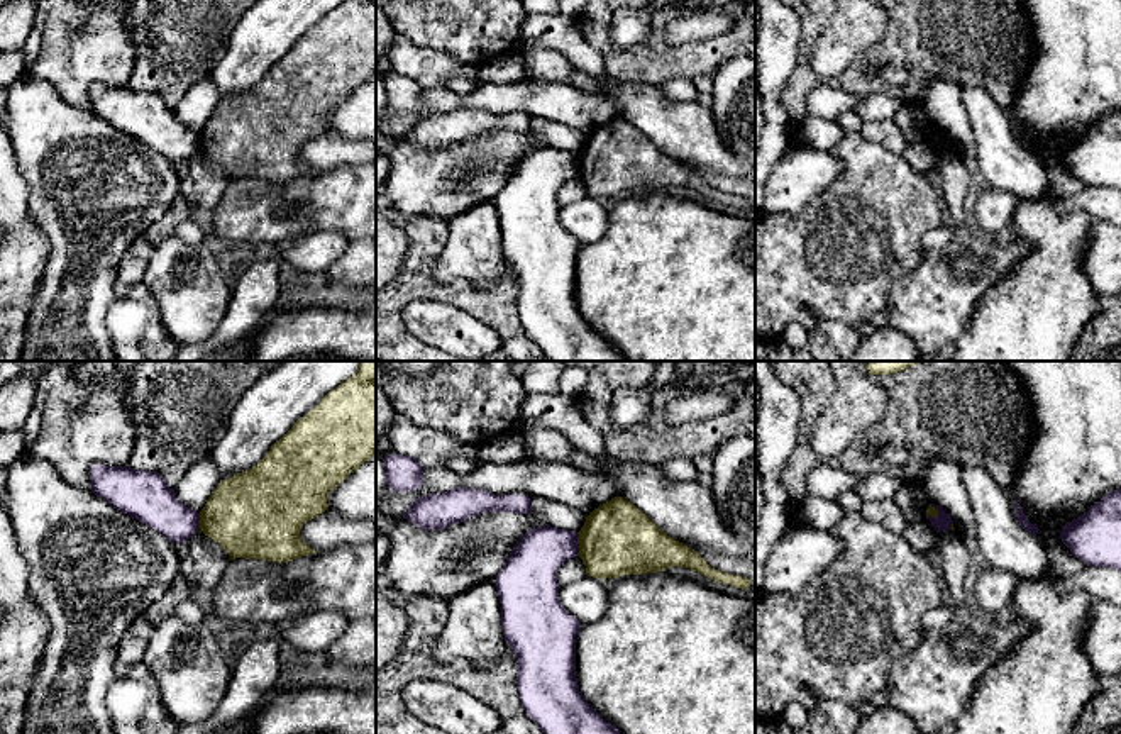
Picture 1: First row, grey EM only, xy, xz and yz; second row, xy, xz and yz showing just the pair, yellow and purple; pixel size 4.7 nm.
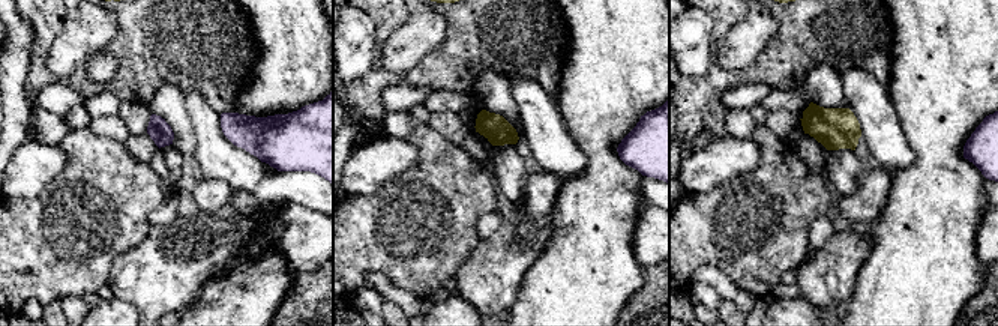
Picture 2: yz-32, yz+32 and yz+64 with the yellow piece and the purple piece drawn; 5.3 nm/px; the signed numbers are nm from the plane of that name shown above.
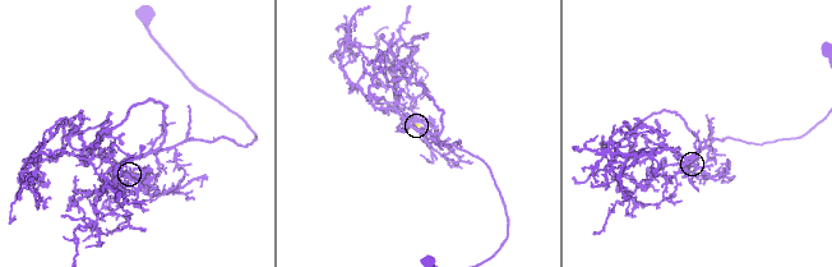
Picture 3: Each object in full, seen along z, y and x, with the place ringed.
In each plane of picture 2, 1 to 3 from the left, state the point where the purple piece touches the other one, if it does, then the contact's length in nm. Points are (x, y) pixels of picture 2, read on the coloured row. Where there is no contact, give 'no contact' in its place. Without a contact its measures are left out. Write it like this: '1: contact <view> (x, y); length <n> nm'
1: no contact
2: no contact
3: no contact

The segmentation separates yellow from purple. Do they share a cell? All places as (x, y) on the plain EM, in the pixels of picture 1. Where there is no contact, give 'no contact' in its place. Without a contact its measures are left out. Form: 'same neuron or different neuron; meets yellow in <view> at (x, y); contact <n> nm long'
different neuron; meets yellow in xz at (579, 165); contact 110 nm long

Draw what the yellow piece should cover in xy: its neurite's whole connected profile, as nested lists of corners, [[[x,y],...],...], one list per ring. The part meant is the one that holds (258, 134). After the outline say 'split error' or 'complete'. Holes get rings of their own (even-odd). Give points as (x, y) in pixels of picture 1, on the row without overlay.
[[[345,0],[300,37],[252,88],[222,100],[200,132],[200,153],[218,163],[230,176],[286,183],[313,175],[300,159],[301,147],[327,131],[329,114],[354,90],[376,75],[376,0]]]; complete

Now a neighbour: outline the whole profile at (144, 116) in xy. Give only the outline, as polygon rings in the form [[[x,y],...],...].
[[[95,85],[90,110],[173,163],[186,164],[200,153],[200,134],[181,124],[156,92]]]

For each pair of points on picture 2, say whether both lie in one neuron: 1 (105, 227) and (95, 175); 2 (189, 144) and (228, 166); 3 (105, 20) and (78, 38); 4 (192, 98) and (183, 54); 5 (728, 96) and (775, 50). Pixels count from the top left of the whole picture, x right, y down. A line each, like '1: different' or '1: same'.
1: same
2: different
3: same
4: different
5: different

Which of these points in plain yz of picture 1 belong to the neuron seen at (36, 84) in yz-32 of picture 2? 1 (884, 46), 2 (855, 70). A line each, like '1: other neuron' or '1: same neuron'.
1: same neuron
2: same neuron

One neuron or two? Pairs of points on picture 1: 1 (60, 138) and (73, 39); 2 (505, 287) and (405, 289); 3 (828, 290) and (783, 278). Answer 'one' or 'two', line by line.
1: two
2: one
3: one

